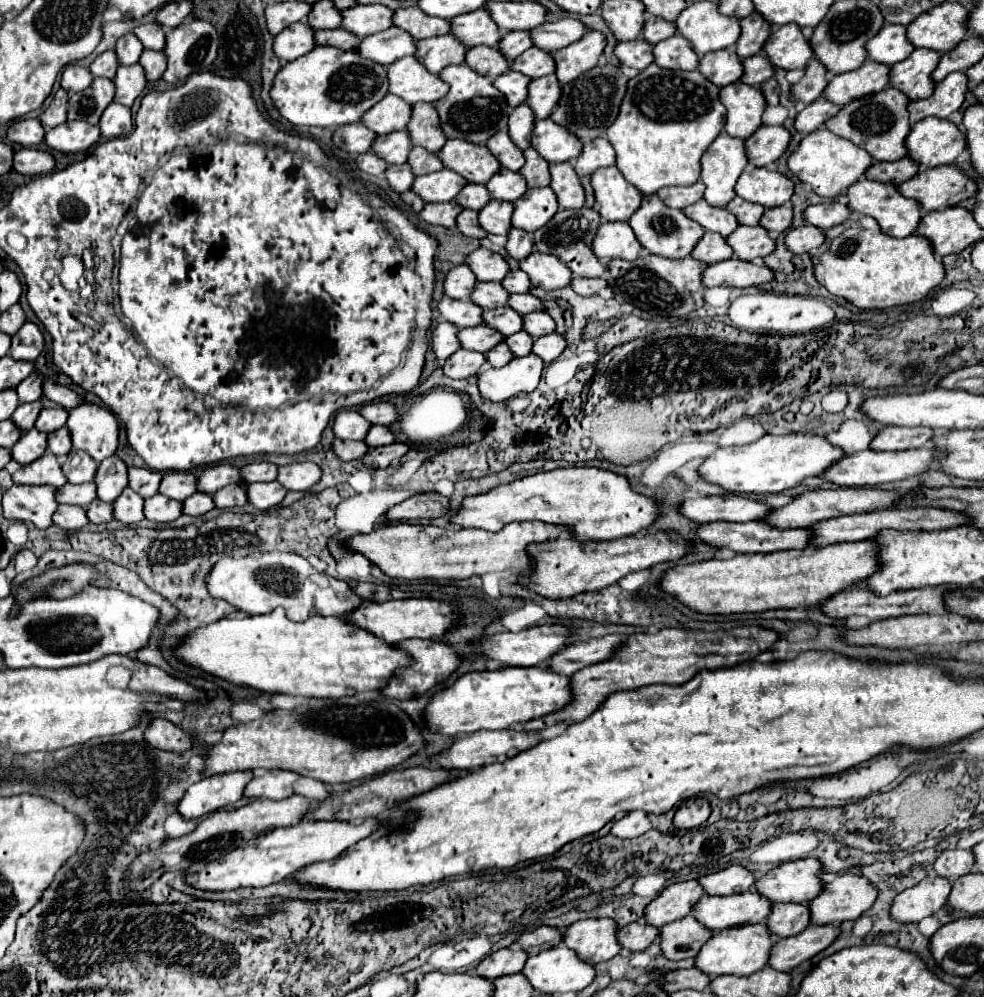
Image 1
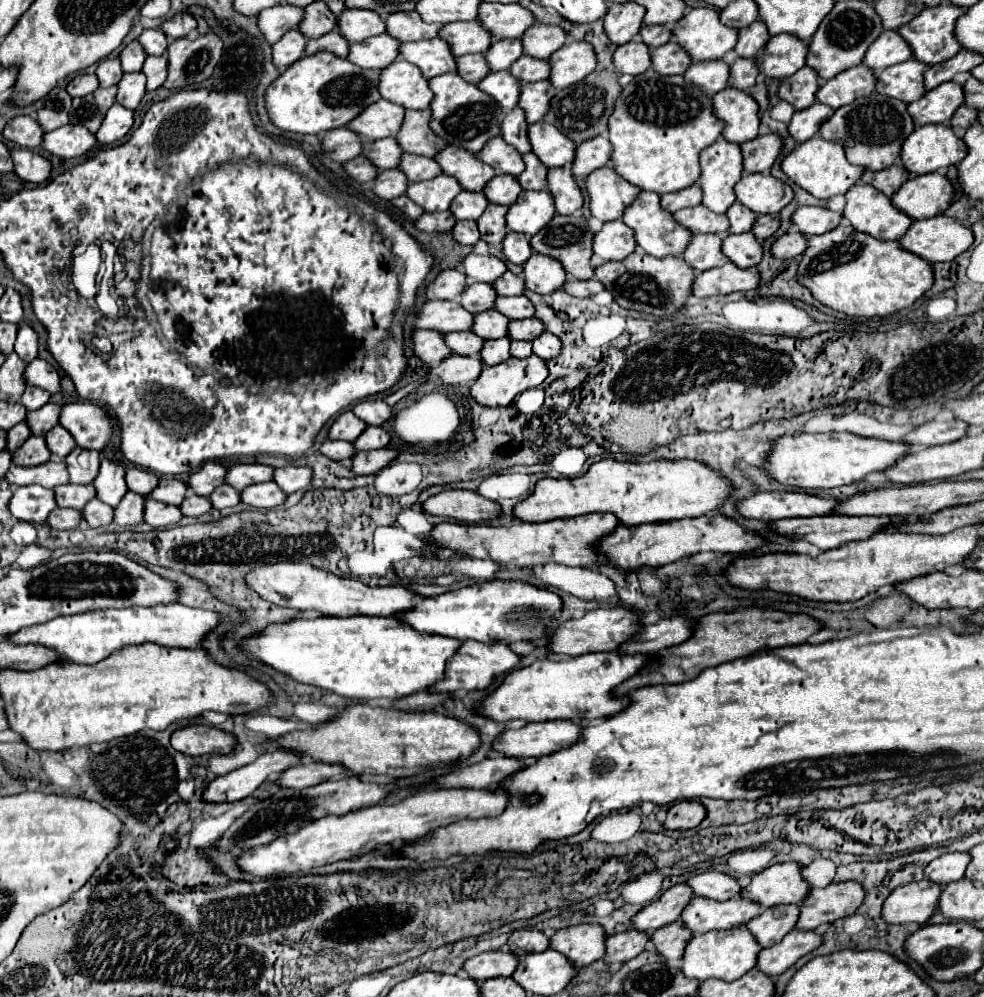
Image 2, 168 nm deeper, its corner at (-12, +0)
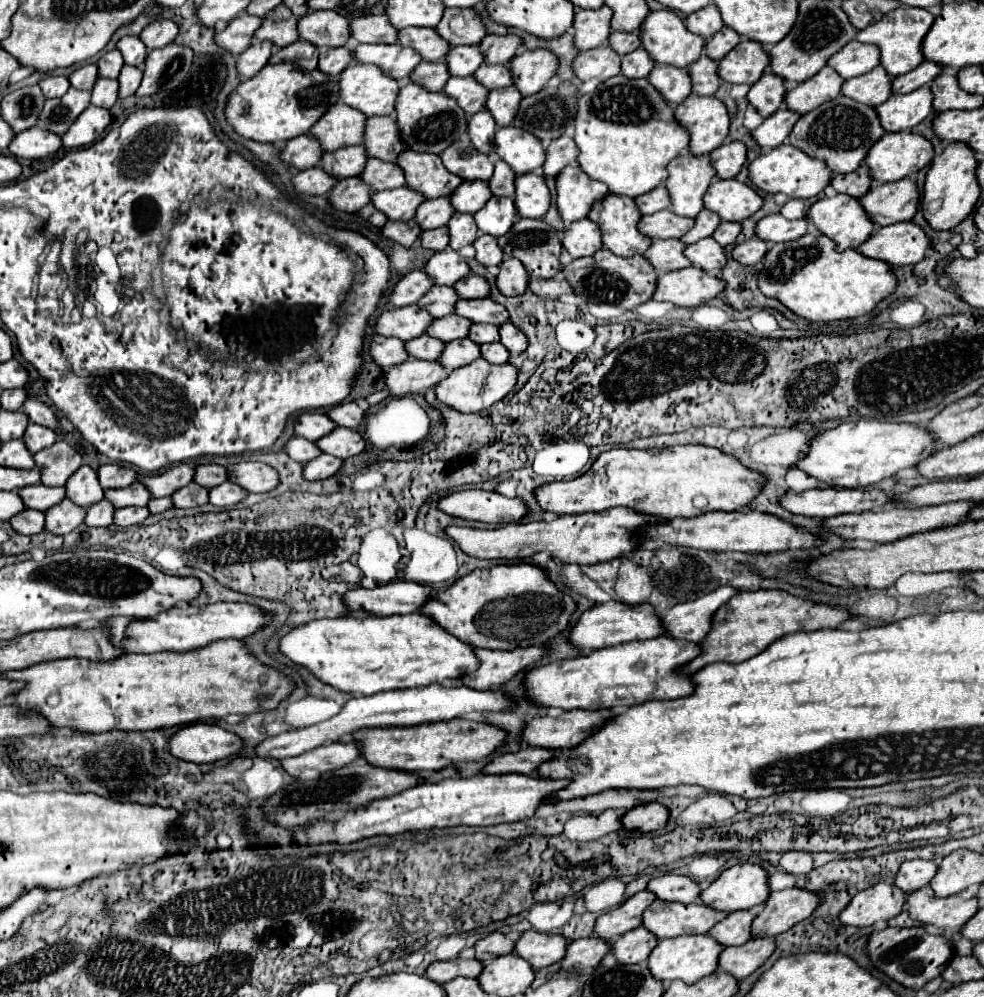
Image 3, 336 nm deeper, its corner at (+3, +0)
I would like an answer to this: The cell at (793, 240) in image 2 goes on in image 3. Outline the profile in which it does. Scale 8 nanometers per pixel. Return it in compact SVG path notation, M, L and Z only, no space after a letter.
M751 238L751 240L745 240L745 242L741 242L741 244L735 244L731 256L733 256L737 262L741 262L741 264L751 266L751 264L761 262L763 256L765 256L765 252L767 252L765 242L759 240L759 238Z

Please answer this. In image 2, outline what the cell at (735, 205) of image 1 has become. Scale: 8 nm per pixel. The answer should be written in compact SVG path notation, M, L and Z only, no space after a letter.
M734 202L728 208L726 216L730 220L730 234L752 230L752 222L756 220L756 214L752 214L752 210L748 210L746 206L740 206L740 202Z

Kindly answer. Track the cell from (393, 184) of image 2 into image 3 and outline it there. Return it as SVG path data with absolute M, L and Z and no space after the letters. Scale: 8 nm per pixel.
M357 176L337 180L333 190L329 192L329 204L333 206L333 210L339 212L349 212L349 214L357 212L363 206L367 206L369 200L371 200L371 190Z

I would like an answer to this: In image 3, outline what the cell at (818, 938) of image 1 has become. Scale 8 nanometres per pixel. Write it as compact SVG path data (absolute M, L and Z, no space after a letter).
M757 938L749 940L743 946L735 948L723 948L719 954L719 968L733 974L737 980L749 976L755 972L775 950L775 940L773 938Z

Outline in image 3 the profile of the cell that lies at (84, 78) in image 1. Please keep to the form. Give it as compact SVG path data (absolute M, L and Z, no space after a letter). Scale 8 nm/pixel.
M49 76L39 82L39 88L45 94L45 98L57 98L69 90L69 80L65 76Z

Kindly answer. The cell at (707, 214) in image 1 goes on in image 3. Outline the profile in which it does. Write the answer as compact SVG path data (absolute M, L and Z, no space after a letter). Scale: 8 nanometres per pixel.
M661 210L649 216L643 216L639 222L639 230L655 240L655 238L681 238L693 226L691 218L681 218L671 210Z

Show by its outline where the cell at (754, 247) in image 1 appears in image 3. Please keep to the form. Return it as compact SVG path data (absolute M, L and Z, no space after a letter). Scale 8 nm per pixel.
M703 238L701 242L689 244L685 248L685 256L689 258L689 262L693 266L699 266L703 272L707 272L711 276L717 274L727 262L723 248L717 242L713 242L713 238Z

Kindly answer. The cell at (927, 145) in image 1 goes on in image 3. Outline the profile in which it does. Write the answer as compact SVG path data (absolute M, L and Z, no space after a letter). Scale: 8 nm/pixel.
M893 132L883 134L865 158L869 174L875 182L895 182L911 176L931 164L933 146L919 134Z

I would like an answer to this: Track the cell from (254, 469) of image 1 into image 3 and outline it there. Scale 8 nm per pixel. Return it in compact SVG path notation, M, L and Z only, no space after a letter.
M217 464L195 466L195 470L197 470L197 474L193 474L193 480L203 488L219 486L221 482L227 480L227 470L223 466L217 466Z

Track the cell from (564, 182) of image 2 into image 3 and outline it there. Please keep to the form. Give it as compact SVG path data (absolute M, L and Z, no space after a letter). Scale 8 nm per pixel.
M529 172L515 178L515 206L521 218L541 218L549 204L551 194L543 176Z

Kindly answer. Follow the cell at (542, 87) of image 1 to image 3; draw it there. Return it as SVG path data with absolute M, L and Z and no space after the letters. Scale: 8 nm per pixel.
M507 86L507 88L491 90L485 106L493 114L493 120L497 126L509 126L517 114L519 102L521 102L519 90L515 90L515 86Z

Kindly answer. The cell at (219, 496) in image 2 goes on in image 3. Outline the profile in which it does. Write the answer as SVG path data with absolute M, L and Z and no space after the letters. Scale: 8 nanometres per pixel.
M191 482L189 486L175 490L171 498L173 498L175 508L195 508L195 506L207 504L207 490L203 486L197 486L195 482Z

